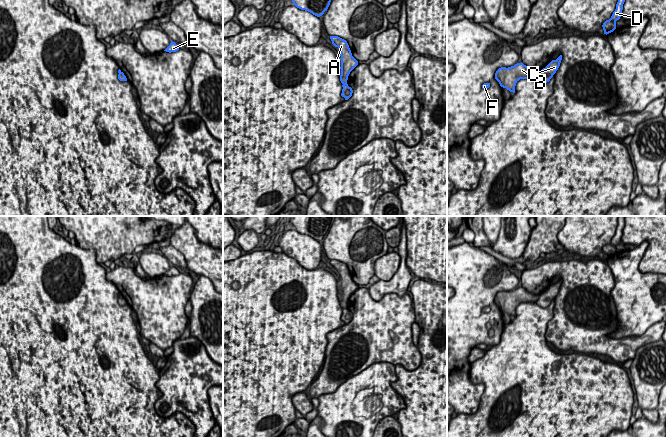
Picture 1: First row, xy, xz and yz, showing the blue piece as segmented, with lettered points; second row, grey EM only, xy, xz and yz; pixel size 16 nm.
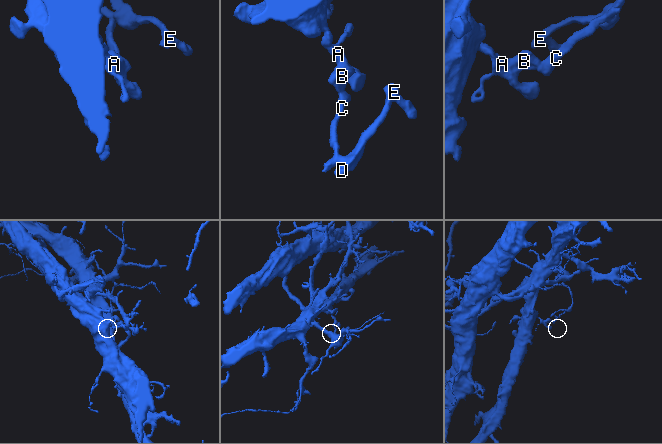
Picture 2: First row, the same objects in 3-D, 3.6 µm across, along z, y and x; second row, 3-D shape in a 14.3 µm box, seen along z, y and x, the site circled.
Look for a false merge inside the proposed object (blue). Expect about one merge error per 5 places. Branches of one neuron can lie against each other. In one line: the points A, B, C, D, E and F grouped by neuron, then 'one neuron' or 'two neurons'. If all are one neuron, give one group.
A B F / C D E; two neurons

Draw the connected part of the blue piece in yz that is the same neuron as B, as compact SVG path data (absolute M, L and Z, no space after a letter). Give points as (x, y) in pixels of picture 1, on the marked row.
M521 62L508 68L499 68L495 73L495 79L501 87L515 93L516 83L520 79L536 78L538 74L539 71L532 70Z

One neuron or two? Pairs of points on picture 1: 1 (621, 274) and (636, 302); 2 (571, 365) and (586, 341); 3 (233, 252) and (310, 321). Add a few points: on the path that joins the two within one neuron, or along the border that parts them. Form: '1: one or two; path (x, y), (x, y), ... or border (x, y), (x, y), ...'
1: one; path (628, 281), (636, 295)
2: two; border (574, 351), (588, 354)
3: two; border (240, 255), (233, 260)

